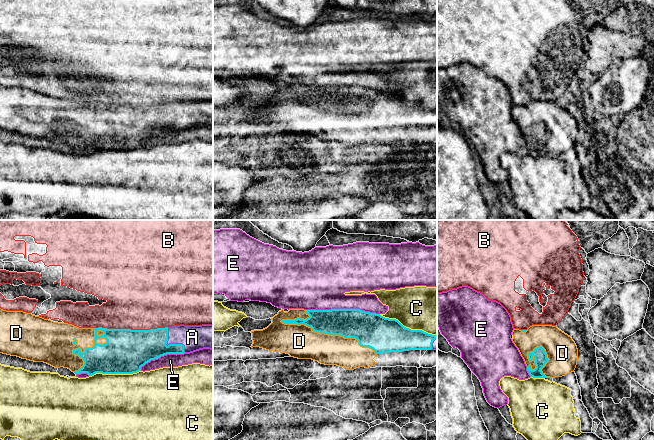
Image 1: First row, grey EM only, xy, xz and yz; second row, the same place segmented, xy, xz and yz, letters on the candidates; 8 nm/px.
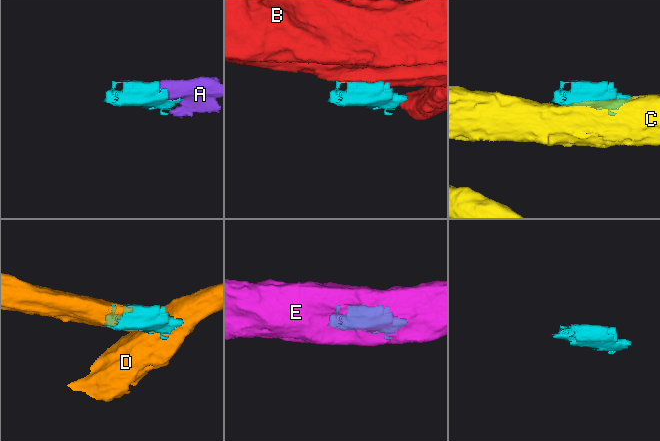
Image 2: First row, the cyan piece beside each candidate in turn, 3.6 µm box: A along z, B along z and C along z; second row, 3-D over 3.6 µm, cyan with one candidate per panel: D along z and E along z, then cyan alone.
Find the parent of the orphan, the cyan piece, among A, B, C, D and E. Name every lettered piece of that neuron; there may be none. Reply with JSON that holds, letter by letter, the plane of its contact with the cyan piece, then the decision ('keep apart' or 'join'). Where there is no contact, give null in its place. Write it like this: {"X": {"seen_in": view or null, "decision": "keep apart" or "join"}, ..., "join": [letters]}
{"A": {"seen_in": "xy", "decision": "join"}, "B": {"seen_in": "xy", "decision": "keep apart"}, "C": {"seen_in": "xz", "decision": "keep apart"}, "D": {"seen_in": "xz", "decision": "join"}, "E": {"seen_in": "xz", "decision": "keep apart"}, "join": ["A", "D"]}

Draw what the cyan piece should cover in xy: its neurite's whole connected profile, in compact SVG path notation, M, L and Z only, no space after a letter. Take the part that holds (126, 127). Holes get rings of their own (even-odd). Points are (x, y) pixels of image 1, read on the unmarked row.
M0 84L0 129L44 138L55 144L68 144L75 150L133 150L161 132L190 129L203 124L213 125L213 101L180 101L150 106L79 104L31 89Z

